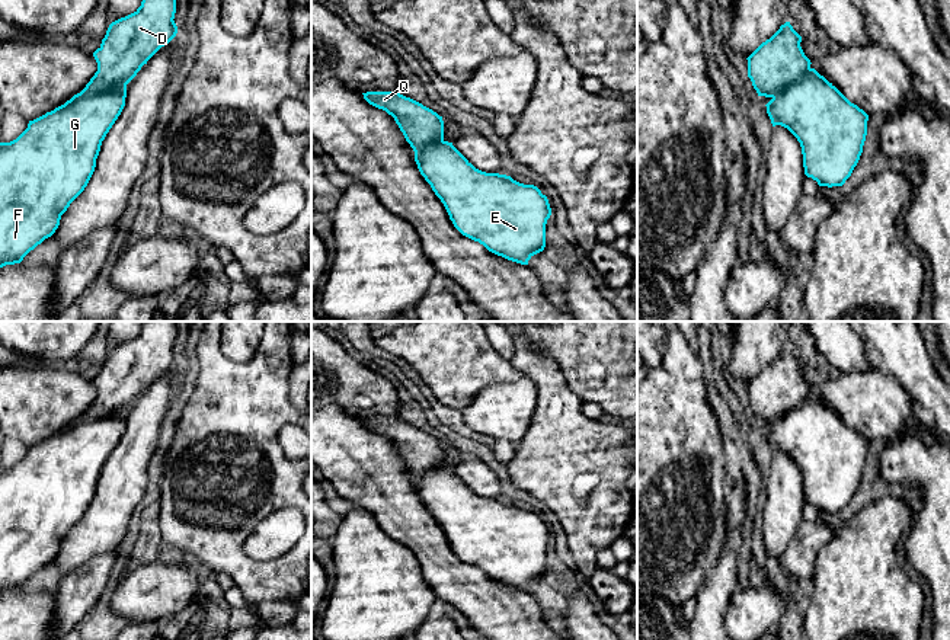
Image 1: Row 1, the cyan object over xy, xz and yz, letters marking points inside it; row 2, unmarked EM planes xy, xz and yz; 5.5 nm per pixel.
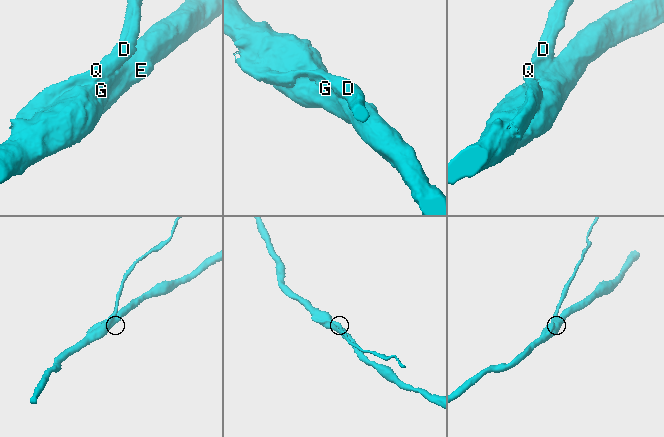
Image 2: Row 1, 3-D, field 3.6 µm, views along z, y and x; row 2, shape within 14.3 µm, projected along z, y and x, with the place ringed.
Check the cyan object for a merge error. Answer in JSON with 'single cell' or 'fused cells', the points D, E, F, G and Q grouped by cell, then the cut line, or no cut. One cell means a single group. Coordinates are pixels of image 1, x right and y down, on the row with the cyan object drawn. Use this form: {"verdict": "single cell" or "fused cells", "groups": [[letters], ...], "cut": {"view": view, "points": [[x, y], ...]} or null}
{"verdict": "fused cells", "groups": [["D", "Q"], ["E", "F", "G"]], "cut": {"view": "xy", "points": [[125, 85], [92, 95], [82, 95], [70, 101]]}}

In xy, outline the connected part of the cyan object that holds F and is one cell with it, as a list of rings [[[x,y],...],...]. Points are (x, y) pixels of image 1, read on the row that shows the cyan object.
[[[121,86],[67,100],[29,121],[16,140],[0,143],[0,268],[20,263],[55,233],[61,215],[87,186],[102,141],[121,115],[125,97],[127,86]]]

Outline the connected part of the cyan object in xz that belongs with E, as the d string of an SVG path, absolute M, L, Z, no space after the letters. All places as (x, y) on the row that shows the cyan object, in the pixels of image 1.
M448 141L415 151L415 161L463 236L521 265L544 250L551 208L537 186L476 169Z

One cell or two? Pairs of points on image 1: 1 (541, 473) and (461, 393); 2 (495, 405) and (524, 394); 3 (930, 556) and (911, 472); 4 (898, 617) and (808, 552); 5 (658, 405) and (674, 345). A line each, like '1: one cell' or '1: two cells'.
1: two cells
2: one cell
3: one cell
4: two cells
5: one cell

